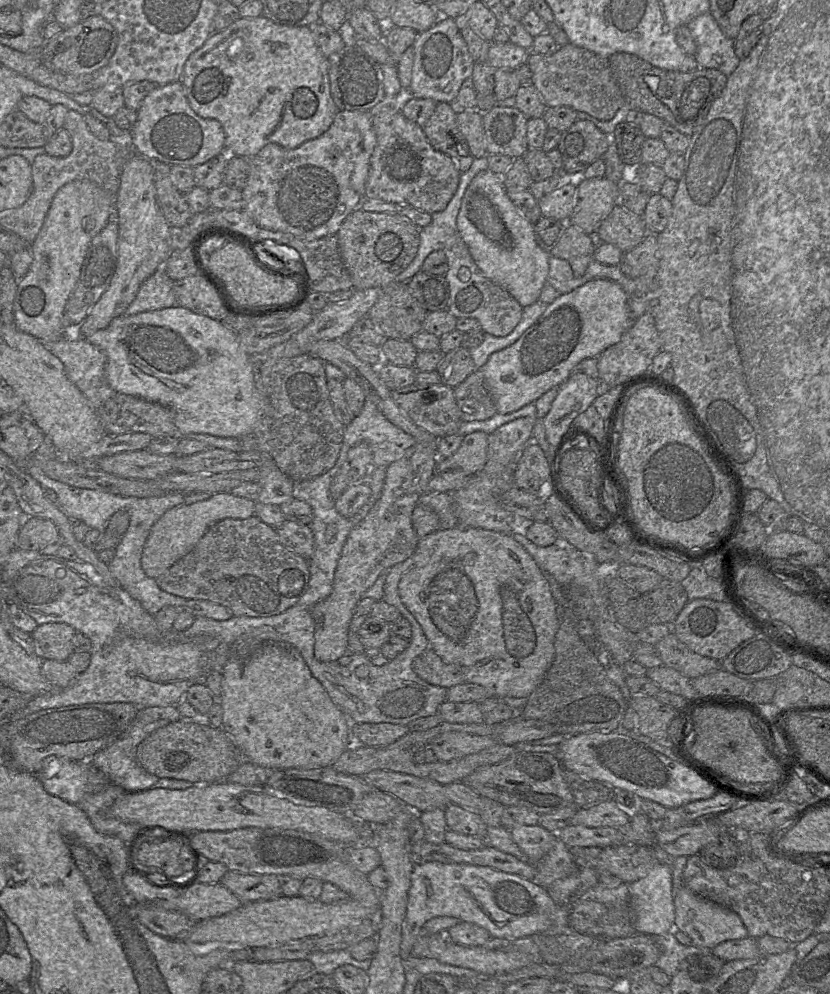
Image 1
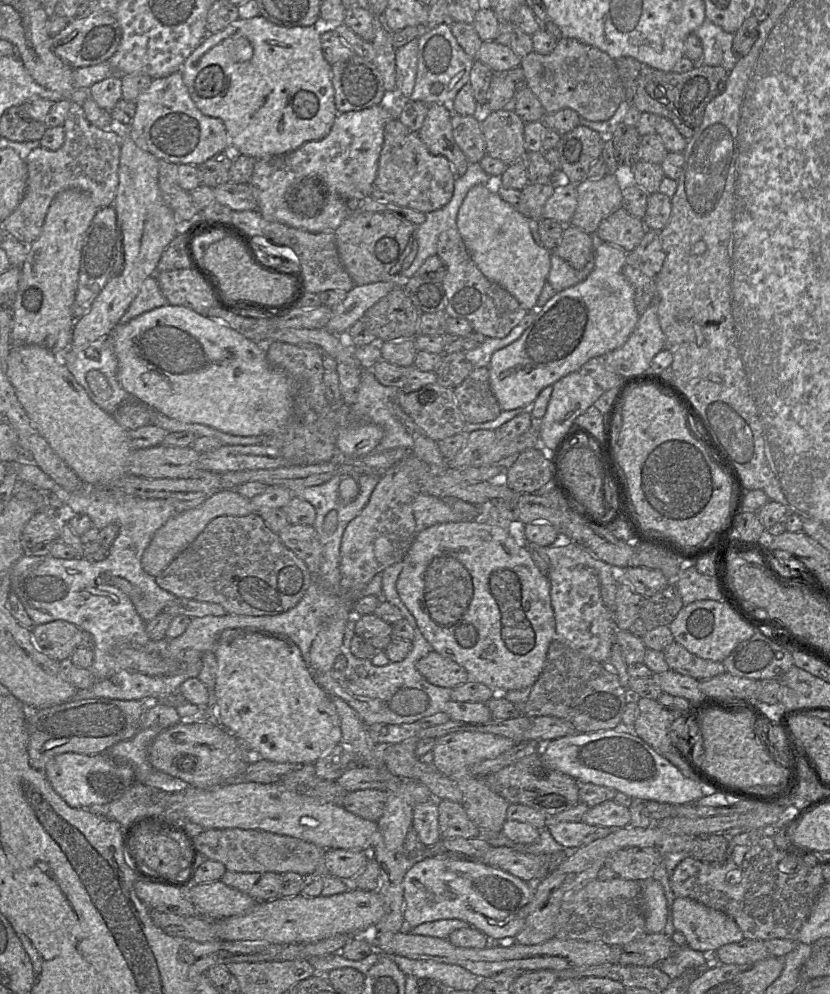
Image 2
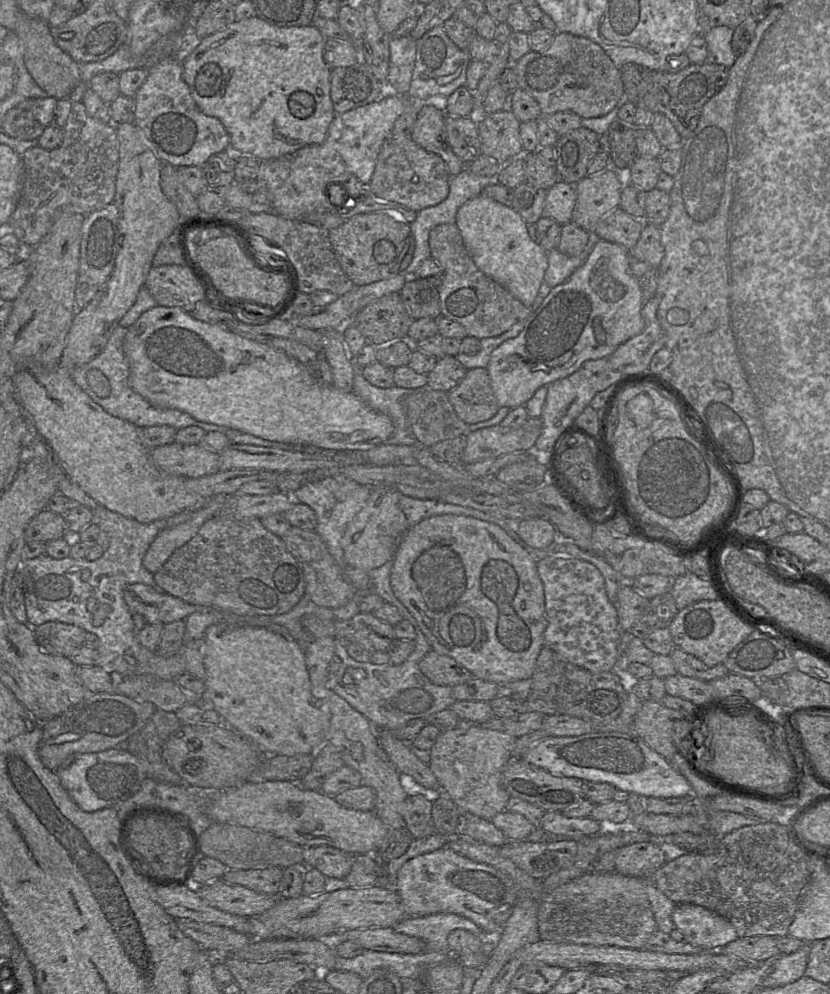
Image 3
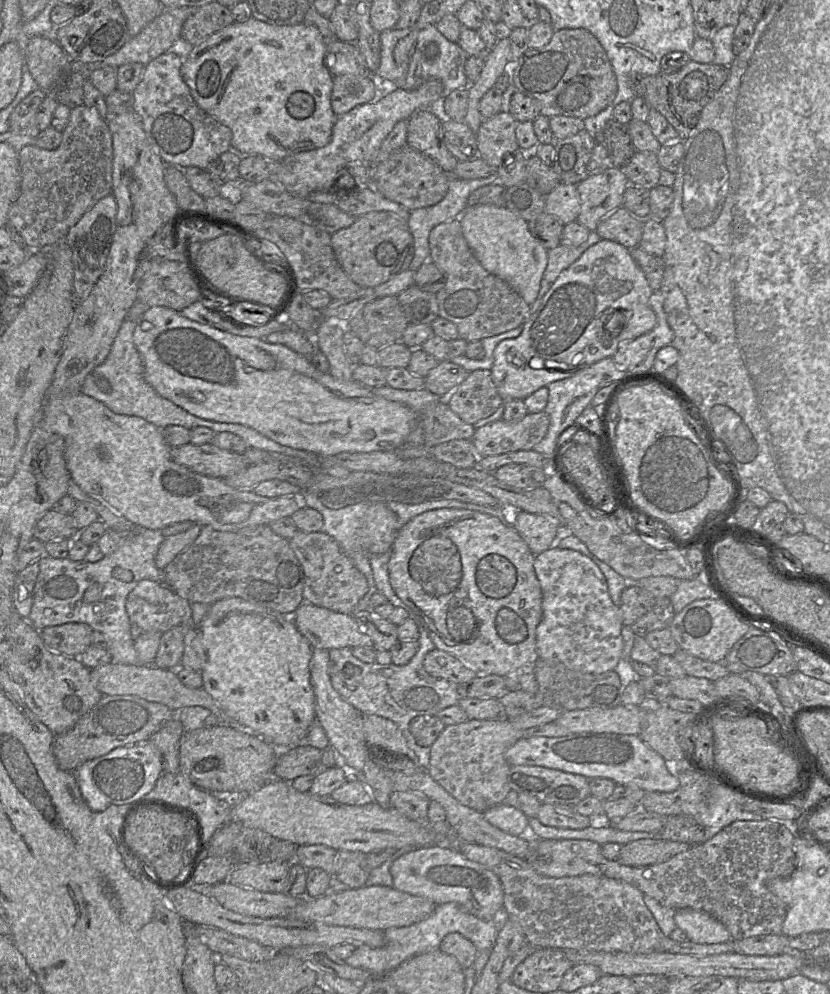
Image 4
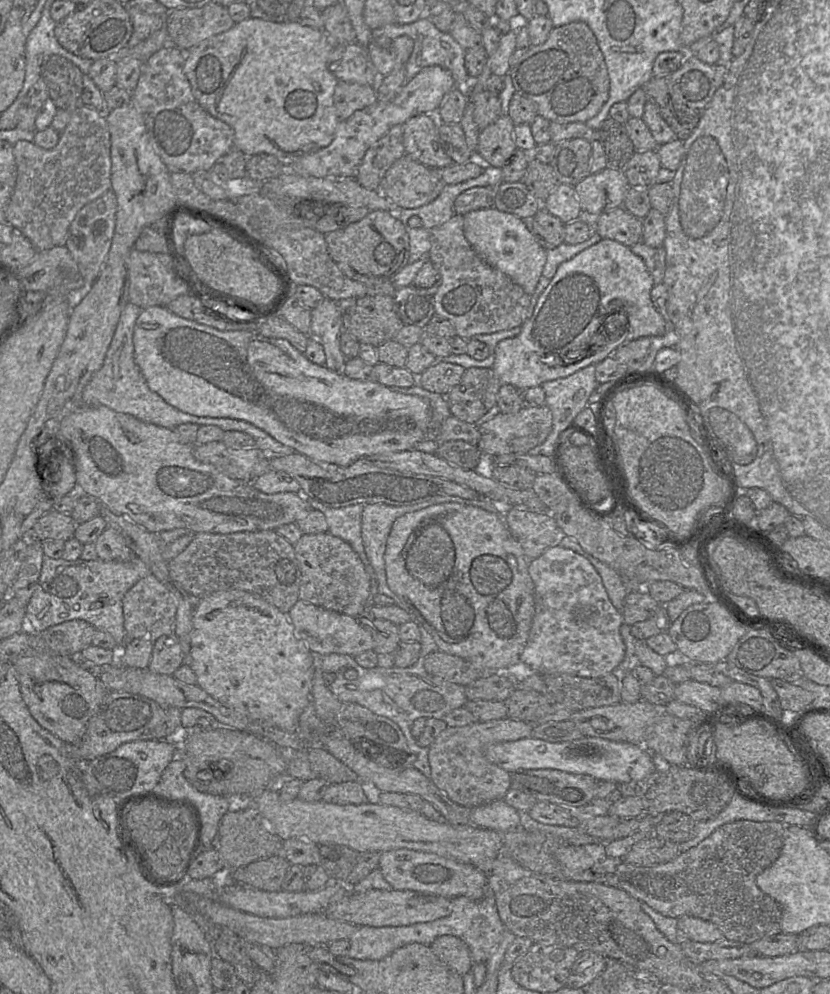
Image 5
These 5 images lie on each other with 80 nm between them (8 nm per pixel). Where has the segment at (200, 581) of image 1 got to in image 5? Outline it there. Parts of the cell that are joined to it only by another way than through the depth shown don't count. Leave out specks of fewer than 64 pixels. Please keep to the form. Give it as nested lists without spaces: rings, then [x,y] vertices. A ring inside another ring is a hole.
[[[275,530],[230,534],[200,532],[194,534],[188,546],[168,561],[167,565],[172,583],[177,588],[198,598],[217,591],[242,590],[261,597],[285,614],[288,614],[299,600],[301,571],[295,555],[294,545]]]

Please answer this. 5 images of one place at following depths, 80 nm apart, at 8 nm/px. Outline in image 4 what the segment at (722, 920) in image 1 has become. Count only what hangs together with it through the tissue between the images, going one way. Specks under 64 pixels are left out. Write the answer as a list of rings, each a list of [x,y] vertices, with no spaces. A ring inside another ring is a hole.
[[[682,908],[675,911],[675,924],[683,930],[691,942],[717,944],[731,939],[725,925],[702,910]]]

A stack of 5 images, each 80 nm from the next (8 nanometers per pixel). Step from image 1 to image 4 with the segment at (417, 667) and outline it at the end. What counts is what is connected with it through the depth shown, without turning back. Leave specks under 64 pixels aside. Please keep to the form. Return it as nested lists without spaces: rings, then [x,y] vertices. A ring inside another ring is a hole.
[[[437,648],[426,654],[423,667],[430,676],[456,684],[466,683],[477,676],[457,658]]]

